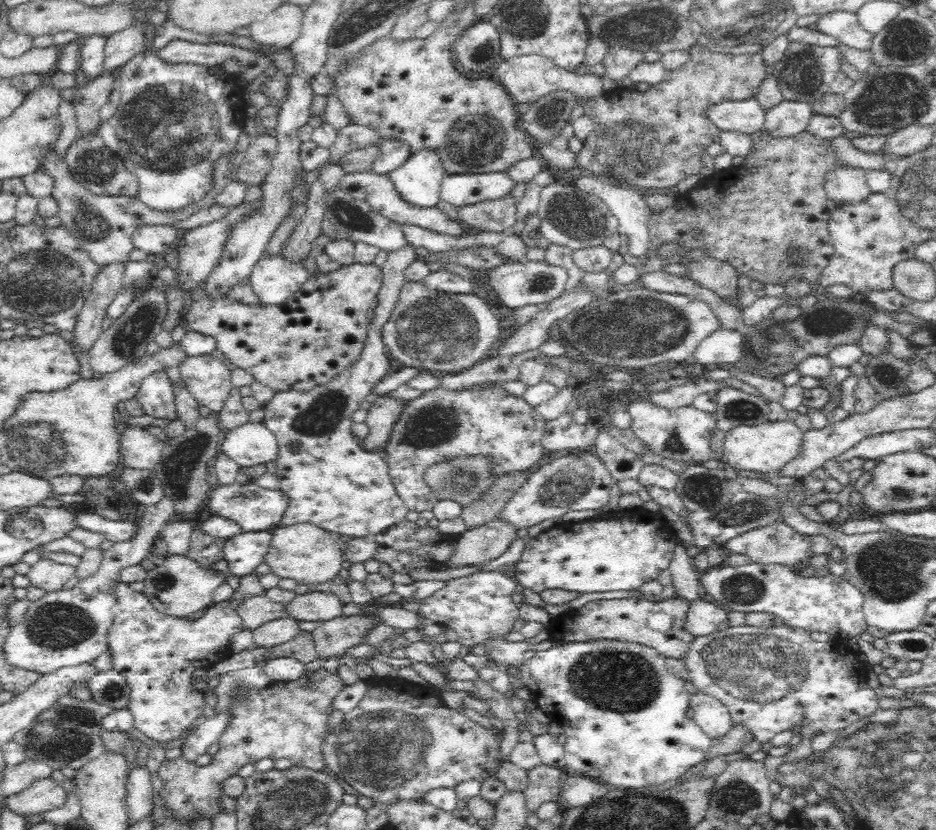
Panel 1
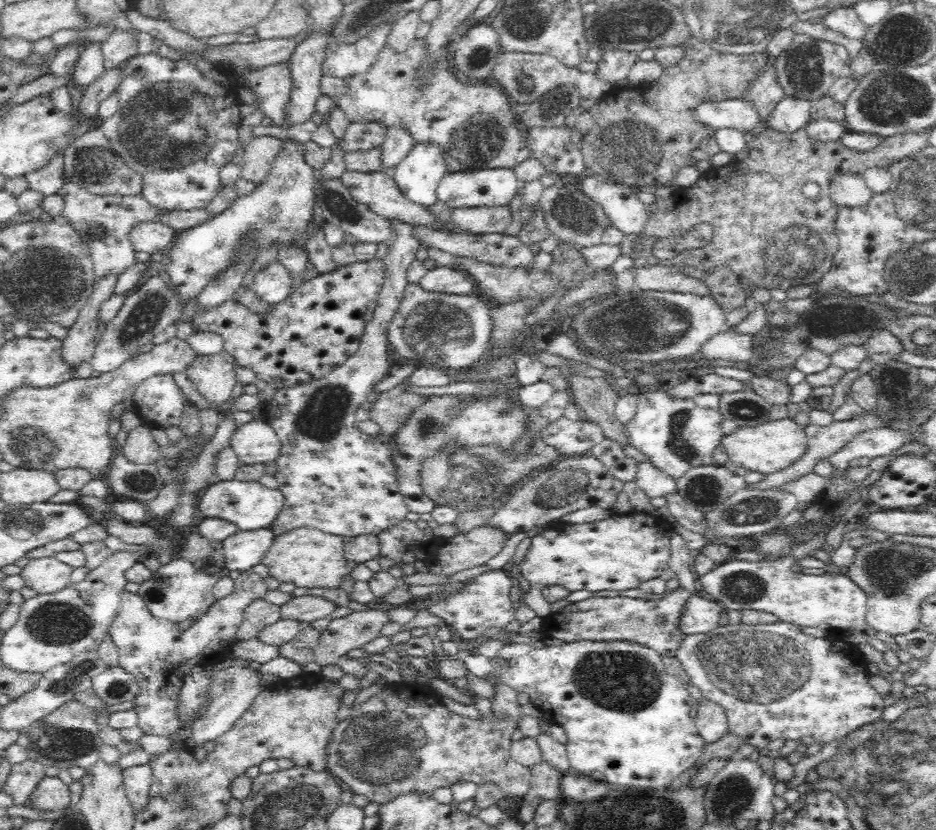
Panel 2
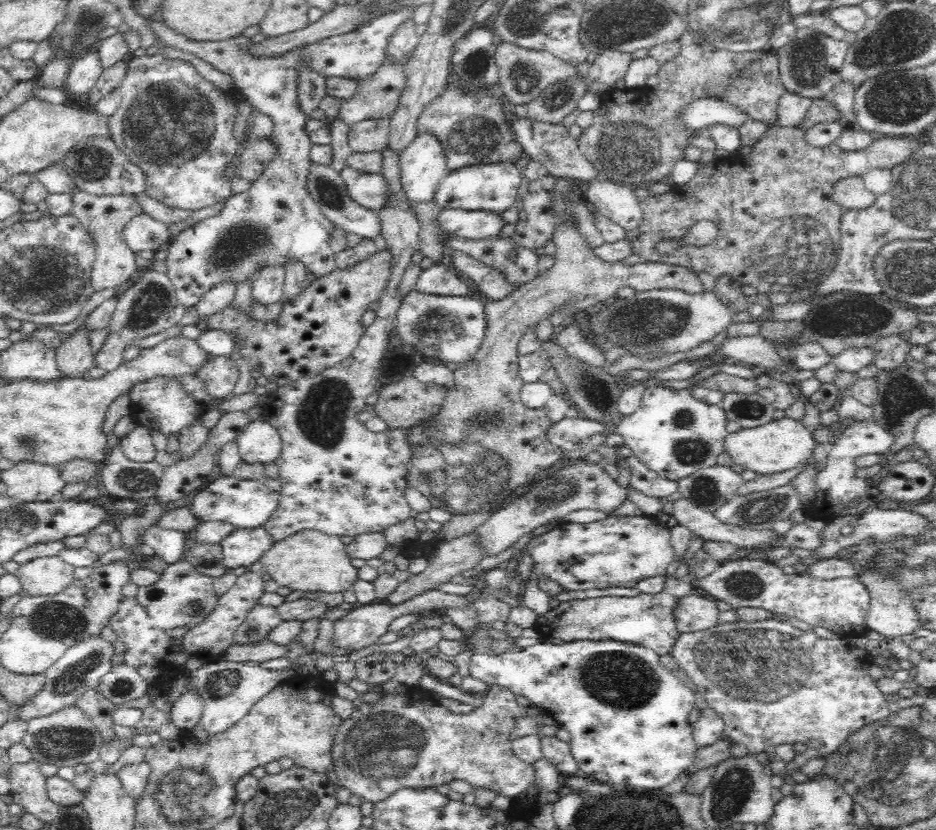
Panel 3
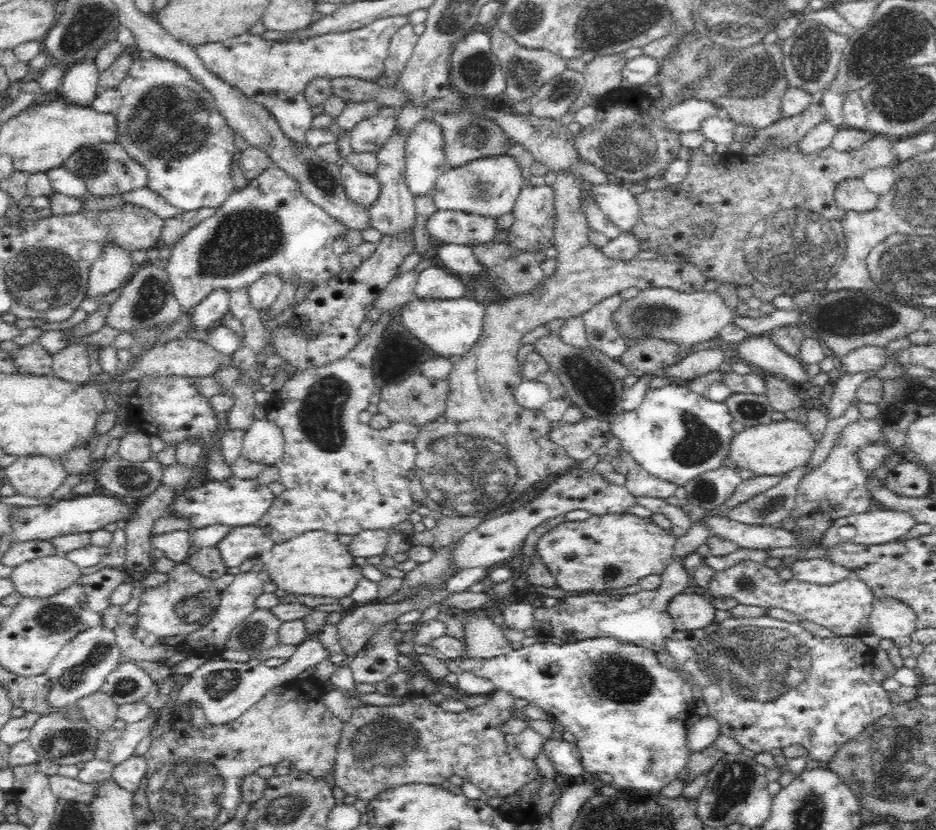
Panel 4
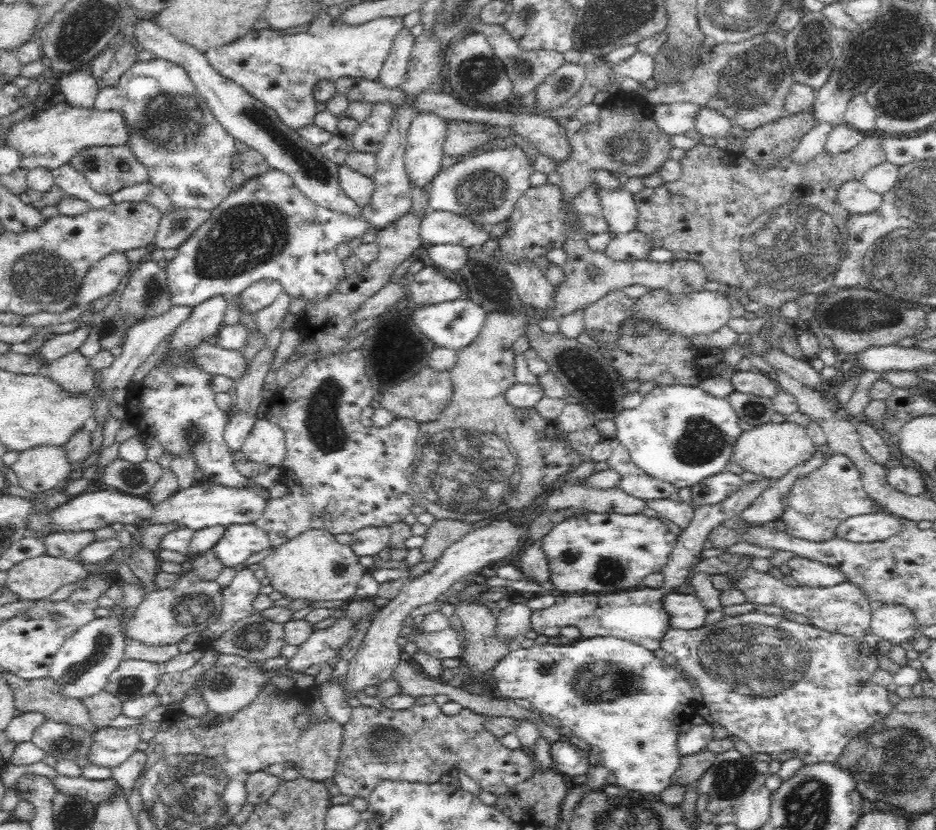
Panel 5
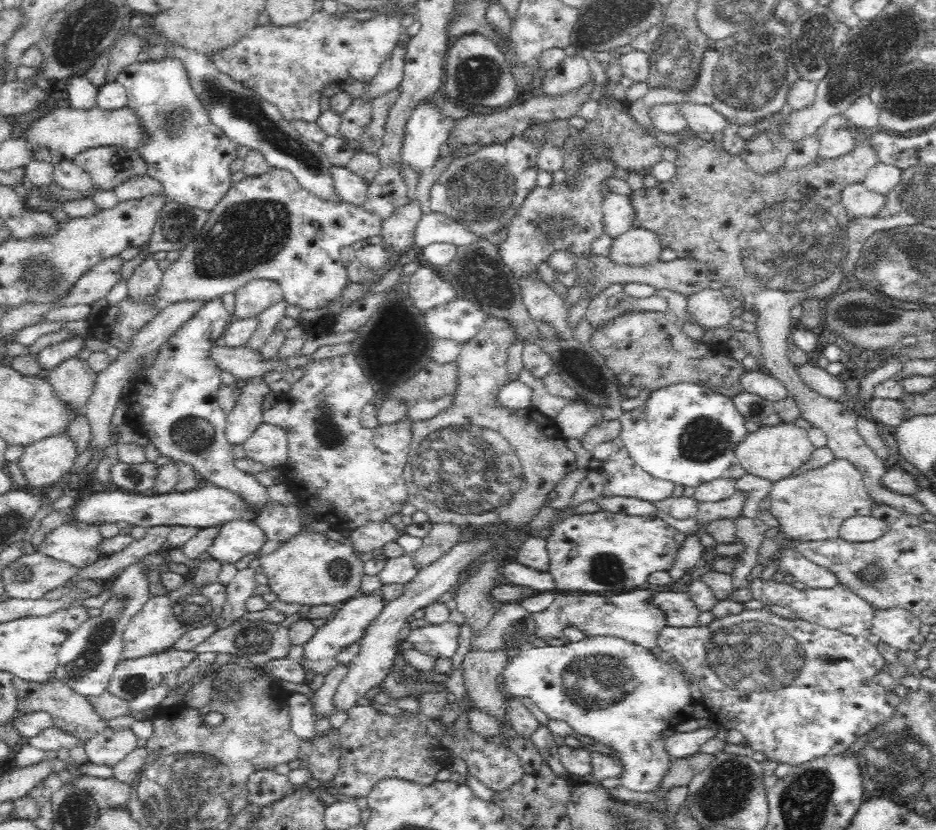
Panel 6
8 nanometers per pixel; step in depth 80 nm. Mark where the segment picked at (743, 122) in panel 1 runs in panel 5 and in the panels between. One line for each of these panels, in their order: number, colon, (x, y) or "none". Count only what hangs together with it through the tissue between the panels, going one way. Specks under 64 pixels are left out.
2: (738, 114)
3: (703, 113)
4: (688, 115)
5: (676, 118)

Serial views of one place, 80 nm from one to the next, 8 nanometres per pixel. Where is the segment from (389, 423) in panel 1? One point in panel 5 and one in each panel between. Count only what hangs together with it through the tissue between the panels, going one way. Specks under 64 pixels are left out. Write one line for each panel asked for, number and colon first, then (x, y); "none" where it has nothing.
2: (391, 408)
3: (402, 404)
4: (418, 400)
5: (422, 398)

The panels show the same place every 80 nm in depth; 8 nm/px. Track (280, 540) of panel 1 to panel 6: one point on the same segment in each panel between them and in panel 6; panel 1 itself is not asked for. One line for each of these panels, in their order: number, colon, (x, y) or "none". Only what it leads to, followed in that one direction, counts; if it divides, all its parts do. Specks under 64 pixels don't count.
2: (307, 556)
3: (307, 560)
4: (315, 562)
5: (313, 565)
6: (309, 569)

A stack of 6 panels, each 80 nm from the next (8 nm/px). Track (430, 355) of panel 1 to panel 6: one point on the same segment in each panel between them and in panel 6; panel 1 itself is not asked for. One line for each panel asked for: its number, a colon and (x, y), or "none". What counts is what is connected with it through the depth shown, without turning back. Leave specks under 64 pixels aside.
2: (452, 332)
3: (448, 329)
4: (450, 328)
5: (455, 324)
6: (460, 320)

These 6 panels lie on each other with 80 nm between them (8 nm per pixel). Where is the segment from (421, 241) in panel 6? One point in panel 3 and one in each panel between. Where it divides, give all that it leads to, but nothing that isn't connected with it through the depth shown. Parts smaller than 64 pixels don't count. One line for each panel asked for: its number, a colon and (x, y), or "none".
3: (473, 225)
4: (446, 227)
5: (438, 227)

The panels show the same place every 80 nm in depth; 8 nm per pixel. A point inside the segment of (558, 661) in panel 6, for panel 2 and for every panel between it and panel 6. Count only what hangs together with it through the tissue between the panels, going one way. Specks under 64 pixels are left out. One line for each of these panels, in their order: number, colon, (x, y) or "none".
2: (623, 714)
3: (627, 715)
4: (627, 711)
5: (621, 699)

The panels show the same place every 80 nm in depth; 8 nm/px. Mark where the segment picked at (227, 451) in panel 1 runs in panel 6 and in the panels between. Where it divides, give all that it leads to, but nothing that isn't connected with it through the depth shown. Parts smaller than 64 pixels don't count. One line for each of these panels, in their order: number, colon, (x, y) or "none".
2: (255, 442)
3: (258, 442)
4: (262, 443)
5: (265, 444)
6: (267, 444)

